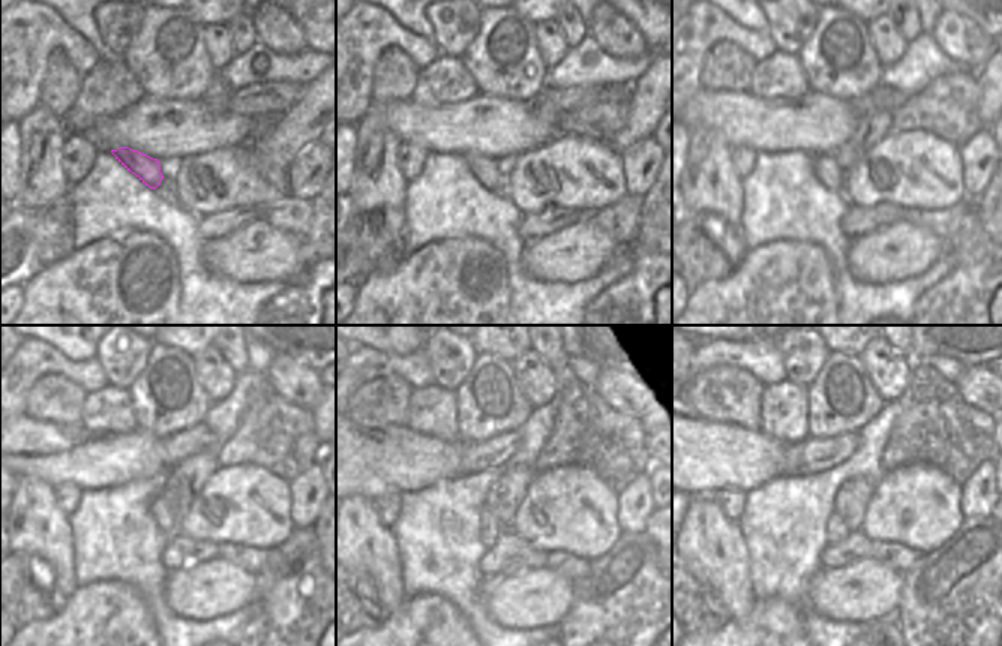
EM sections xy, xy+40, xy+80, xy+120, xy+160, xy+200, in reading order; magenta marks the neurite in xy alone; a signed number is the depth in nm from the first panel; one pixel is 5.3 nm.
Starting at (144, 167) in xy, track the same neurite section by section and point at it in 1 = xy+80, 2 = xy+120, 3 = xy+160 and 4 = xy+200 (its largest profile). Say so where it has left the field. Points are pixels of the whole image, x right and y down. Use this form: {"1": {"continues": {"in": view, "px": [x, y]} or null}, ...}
{"1": {"continues": {"in": "xy+80", "px": [825, 168]}}, "2": {"continues": {"in": "xy+120", "px": [159, 510]}}, "3": {"continues": {"in": "xy+160", "px": [501, 528]}}, "4": {"continues": {"in": "xy+200", "px": [836, 529]}}}

